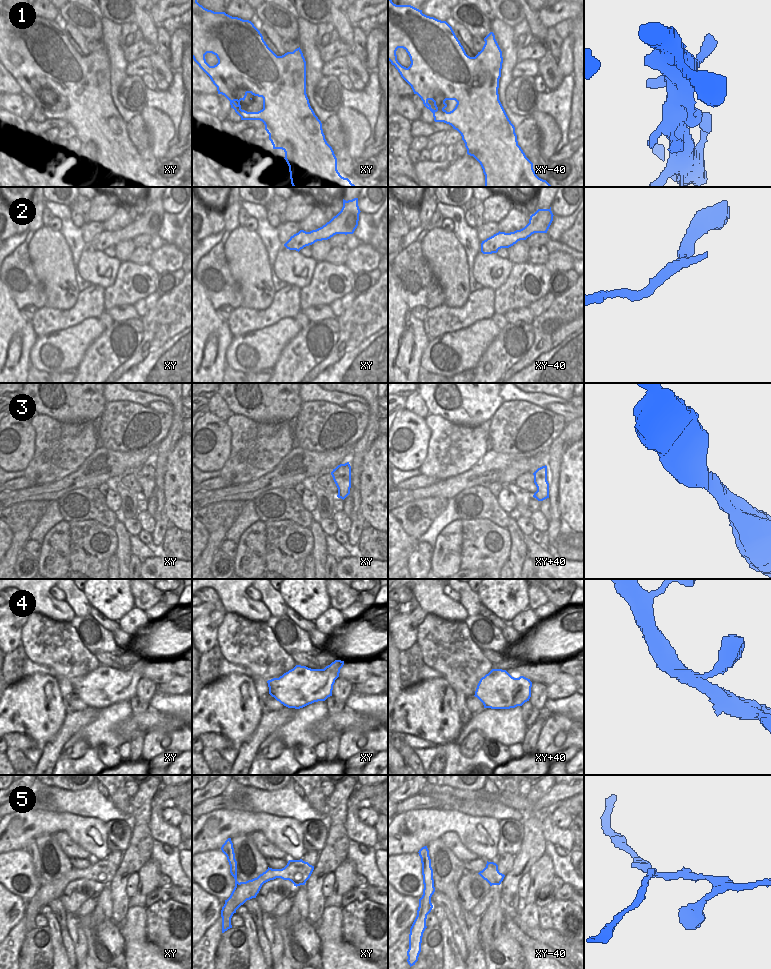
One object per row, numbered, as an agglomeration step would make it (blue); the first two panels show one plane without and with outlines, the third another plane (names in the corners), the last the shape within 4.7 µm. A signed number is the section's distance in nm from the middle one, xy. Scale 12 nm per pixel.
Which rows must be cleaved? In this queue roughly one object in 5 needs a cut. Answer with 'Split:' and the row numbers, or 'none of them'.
Split: 5

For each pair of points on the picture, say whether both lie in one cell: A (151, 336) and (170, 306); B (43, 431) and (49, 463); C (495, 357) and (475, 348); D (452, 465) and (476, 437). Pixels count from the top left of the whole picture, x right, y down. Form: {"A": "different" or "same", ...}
{"A": "same", "B": "same", "C": "different", "D": "same"}

